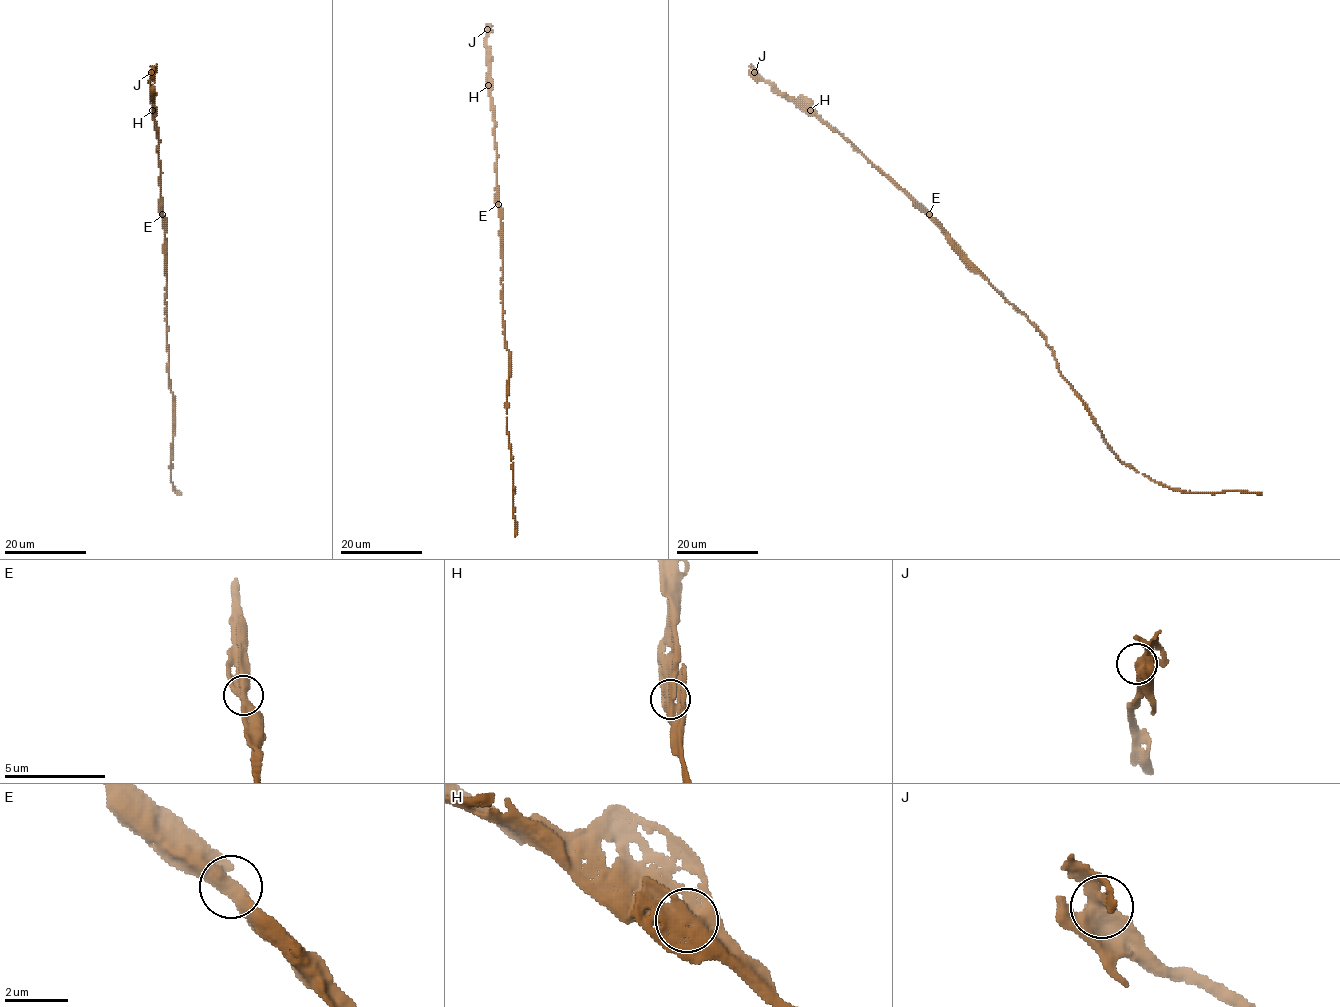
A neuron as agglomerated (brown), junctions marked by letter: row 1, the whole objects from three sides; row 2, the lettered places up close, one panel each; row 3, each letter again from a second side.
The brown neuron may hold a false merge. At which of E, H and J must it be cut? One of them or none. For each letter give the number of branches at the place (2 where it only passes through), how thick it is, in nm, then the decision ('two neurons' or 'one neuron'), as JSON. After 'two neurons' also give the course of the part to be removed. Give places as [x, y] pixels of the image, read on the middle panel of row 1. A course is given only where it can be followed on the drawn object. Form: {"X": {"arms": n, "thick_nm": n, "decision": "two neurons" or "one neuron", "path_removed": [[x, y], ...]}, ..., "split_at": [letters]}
{"E": {"arms": 2, "thick_nm": 460, "decision": "one neuron"}, "H": {"arms": 4, "thick_nm": 400, "decision": "one neuron"}, "J": {"arms": 2, "thick_nm": 440, "decision": "one neuron"}, "split_at": []}

